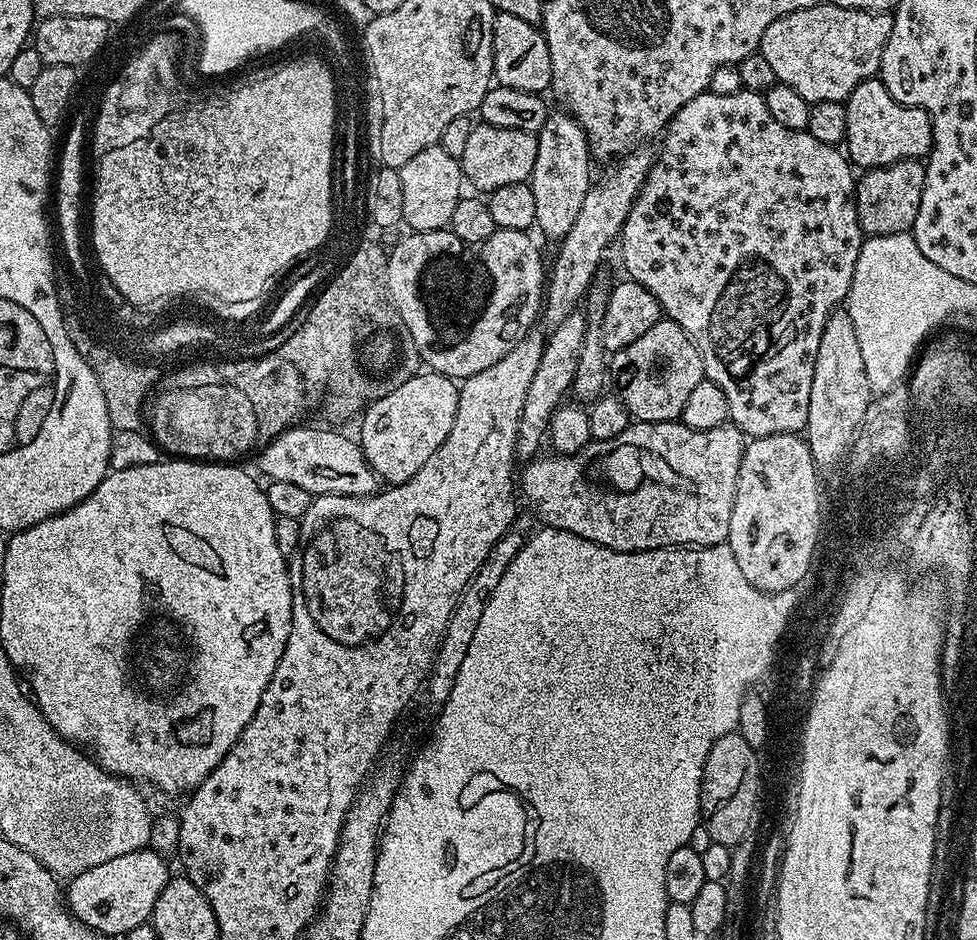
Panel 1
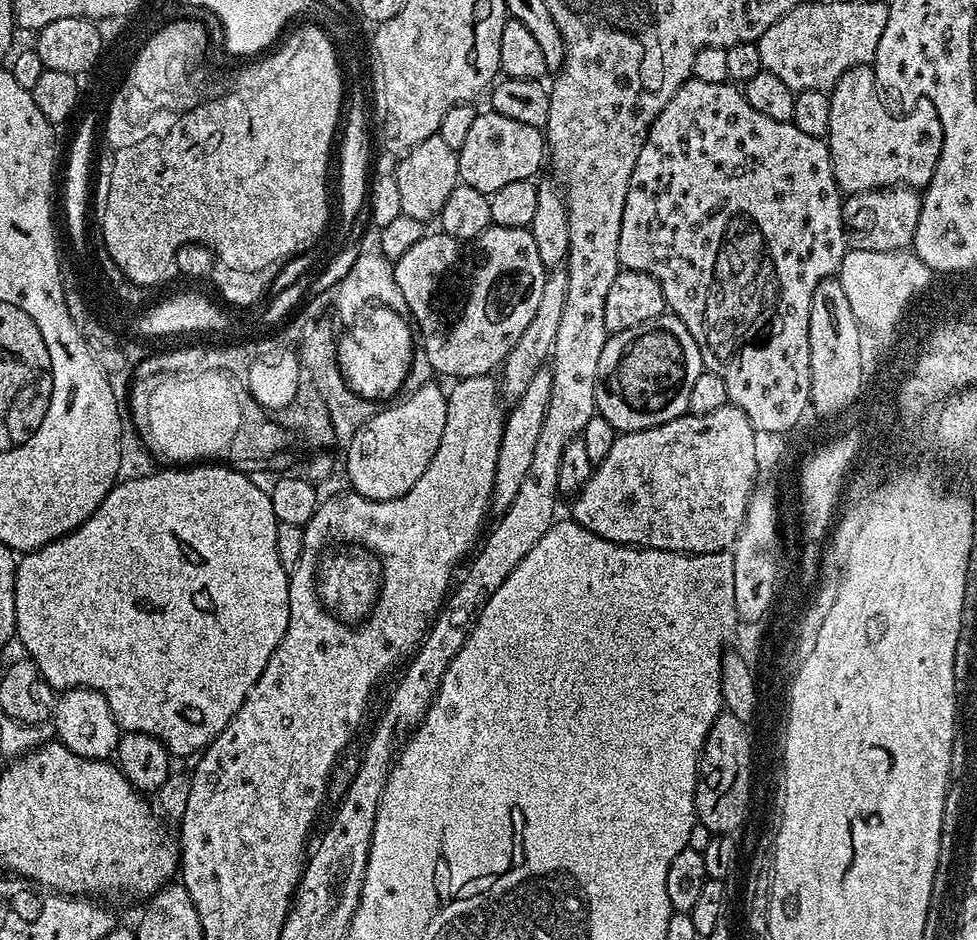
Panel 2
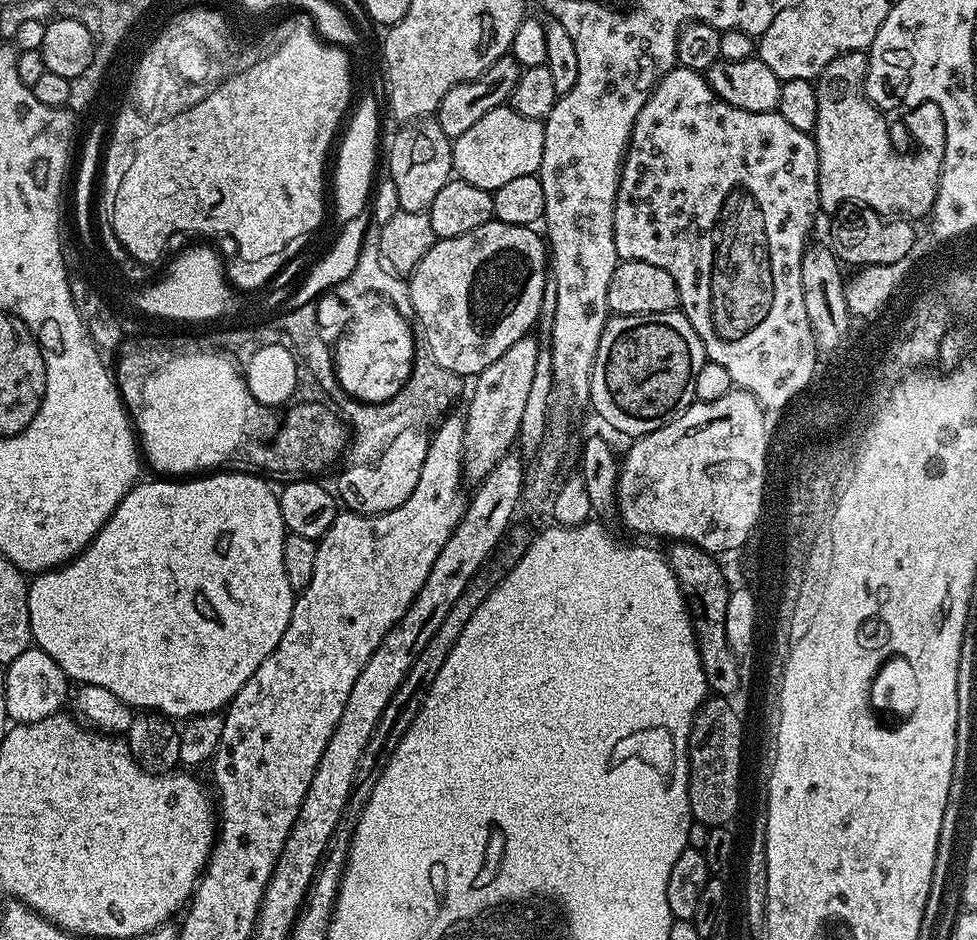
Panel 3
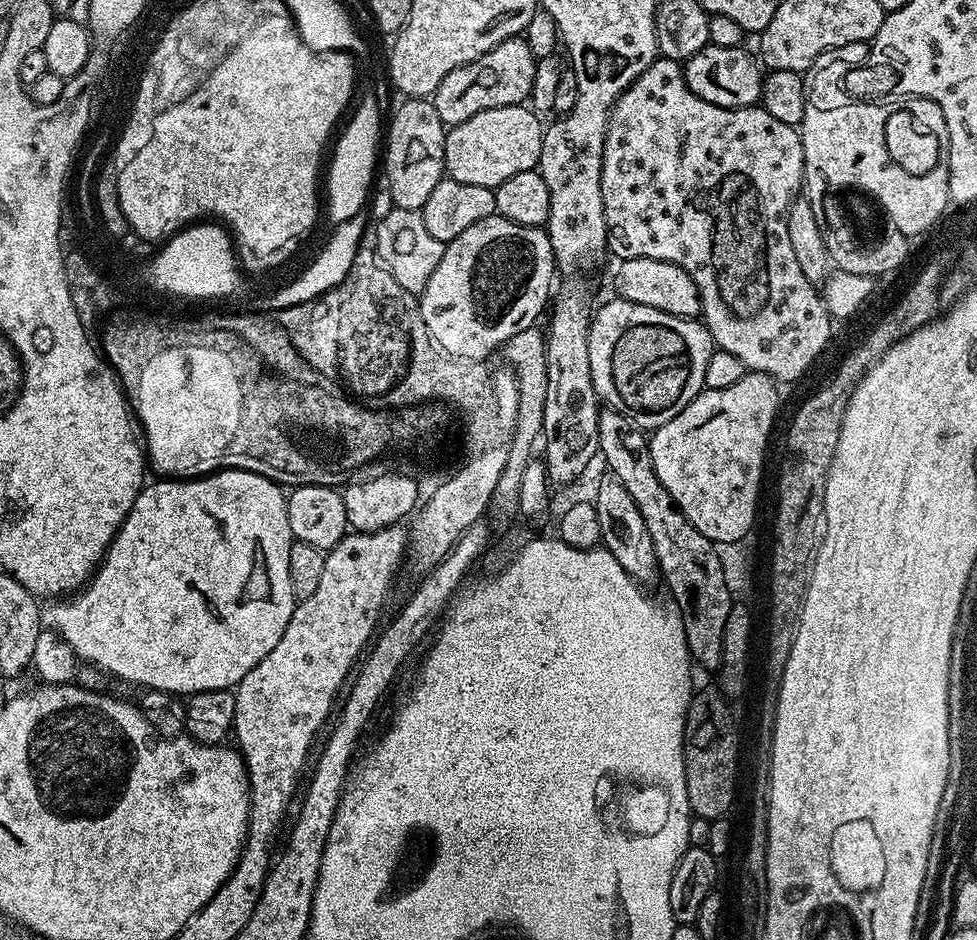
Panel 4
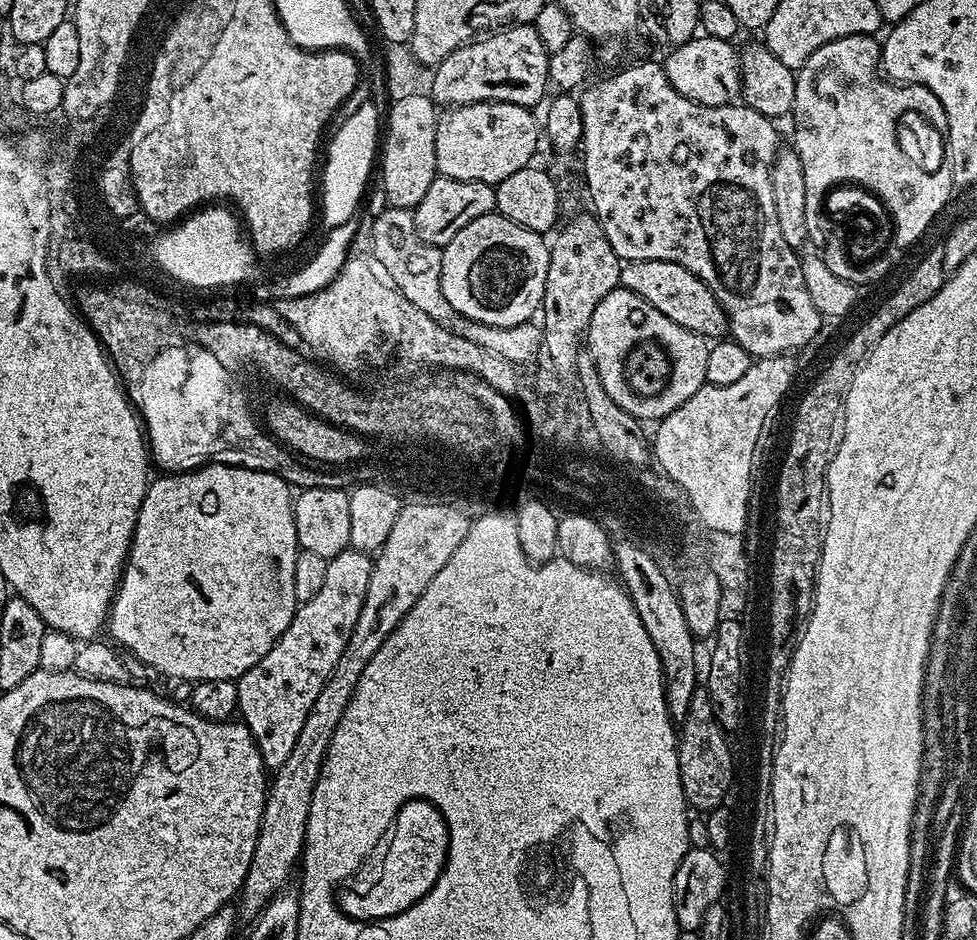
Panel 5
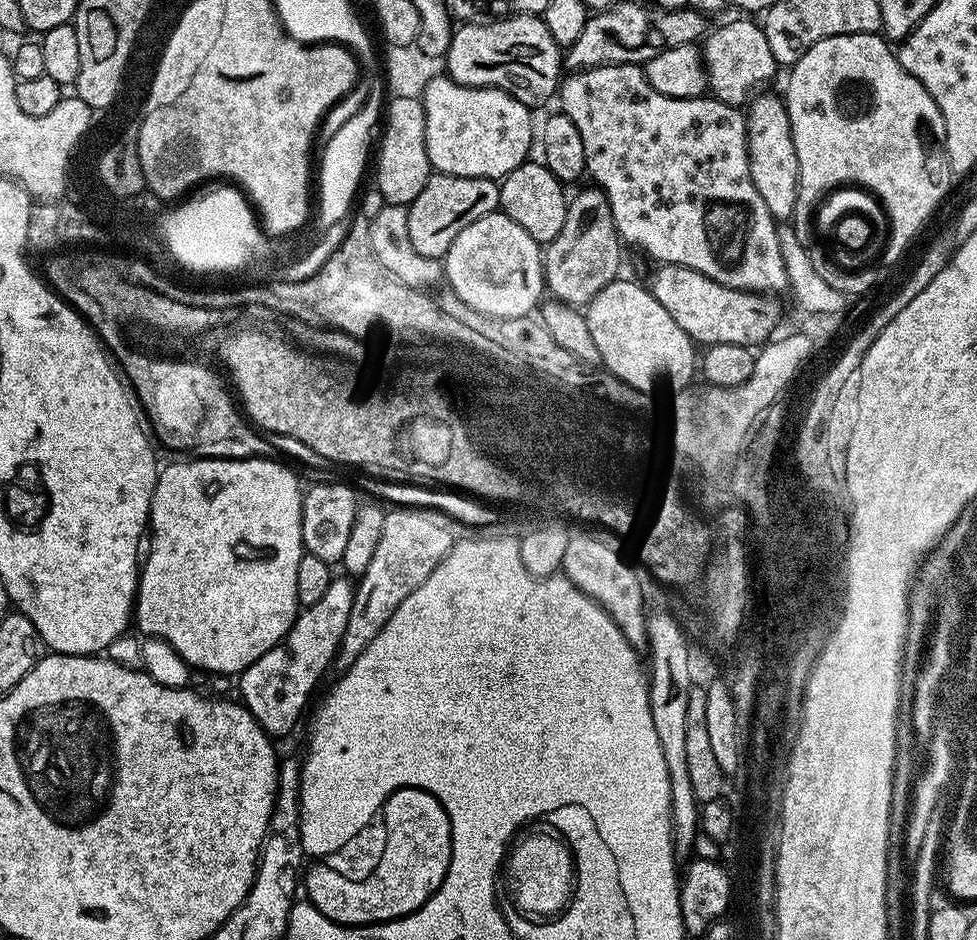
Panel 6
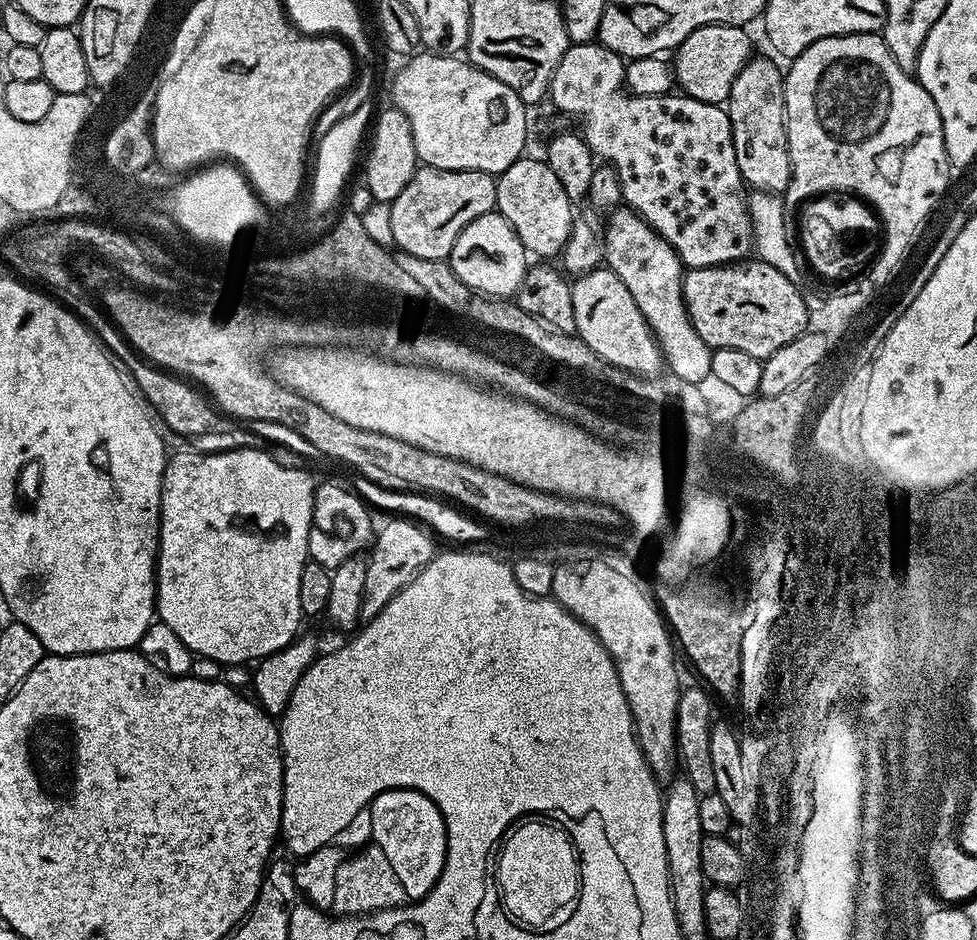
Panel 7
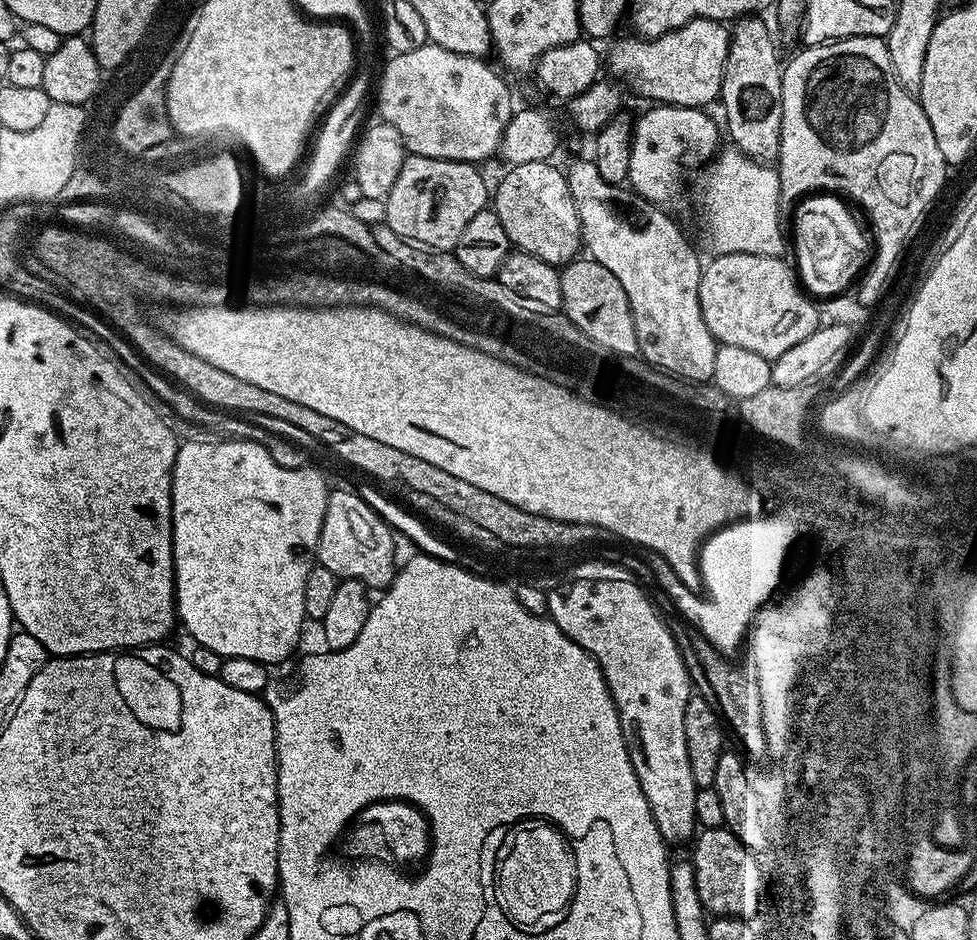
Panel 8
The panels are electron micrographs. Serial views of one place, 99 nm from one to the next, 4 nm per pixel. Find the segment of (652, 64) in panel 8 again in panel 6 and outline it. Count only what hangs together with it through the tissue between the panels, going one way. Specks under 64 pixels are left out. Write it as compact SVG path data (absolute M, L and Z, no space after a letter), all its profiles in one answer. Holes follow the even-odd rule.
M755 19L732 20L721 28L707 33L702 40L704 72L708 75L707 91L724 104L747 105L750 97L778 71L774 54L770 54L770 42Z

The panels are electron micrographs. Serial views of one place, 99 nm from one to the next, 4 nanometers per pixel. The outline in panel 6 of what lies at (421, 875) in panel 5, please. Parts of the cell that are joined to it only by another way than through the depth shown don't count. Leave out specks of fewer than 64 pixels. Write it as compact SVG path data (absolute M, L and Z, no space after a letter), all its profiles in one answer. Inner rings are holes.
M399 788L386 808L386 822L388 848L378 872L366 884L344 884L338 874L326 868L303 873L302 892L307 903L335 924L388 918L416 904L422 907L445 880L452 853L452 827L445 808L433 795L417 788Z

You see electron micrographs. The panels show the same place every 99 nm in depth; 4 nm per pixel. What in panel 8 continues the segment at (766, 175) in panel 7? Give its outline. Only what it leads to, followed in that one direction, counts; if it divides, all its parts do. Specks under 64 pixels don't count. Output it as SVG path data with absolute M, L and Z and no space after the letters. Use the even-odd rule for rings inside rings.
M759 15L741 16L731 25L726 54L726 70L718 97L728 119L726 136L734 147L752 160L776 162L782 138L782 78L784 64L768 24Z

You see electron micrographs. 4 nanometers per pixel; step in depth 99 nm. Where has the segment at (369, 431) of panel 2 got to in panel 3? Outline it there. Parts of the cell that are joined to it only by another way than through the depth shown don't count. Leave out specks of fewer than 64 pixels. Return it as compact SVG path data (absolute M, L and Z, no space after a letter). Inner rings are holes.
M403 428L391 437L393 440L385 446L384 453L373 464L352 464L341 474L335 491L338 493L339 503L347 511L375 516L378 512L402 506L402 502L406 502L406 498L414 494L414 486L418 486L418 478L422 474L422 462L426 462L430 436L420 428Z

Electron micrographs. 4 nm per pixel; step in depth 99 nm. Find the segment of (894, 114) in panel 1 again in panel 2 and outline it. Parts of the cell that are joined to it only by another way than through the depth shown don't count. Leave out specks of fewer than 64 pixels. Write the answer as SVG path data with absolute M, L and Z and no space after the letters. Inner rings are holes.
M866 64L846 70L846 74L842 74L830 89L828 101L830 126L826 143L841 193L897 186L917 190L927 188L938 166L944 137L934 102L923 99L907 109L903 113L905 116L892 116L893 109L882 99L876 83L875 67Z

